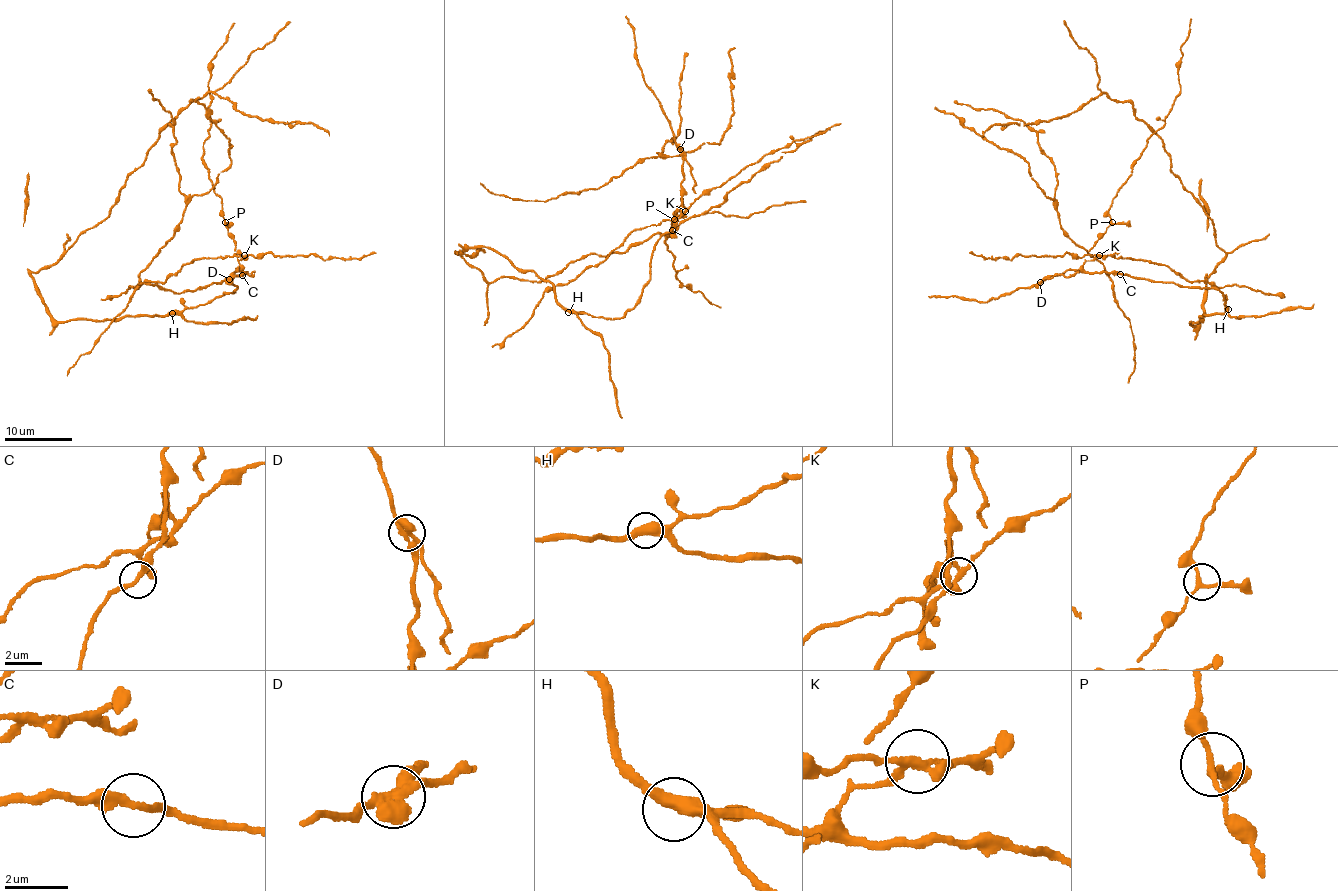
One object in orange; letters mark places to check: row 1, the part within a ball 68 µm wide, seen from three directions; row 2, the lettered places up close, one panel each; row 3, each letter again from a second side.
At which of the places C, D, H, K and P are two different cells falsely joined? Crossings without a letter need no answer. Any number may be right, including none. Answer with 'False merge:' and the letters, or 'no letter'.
False merge: D, K

